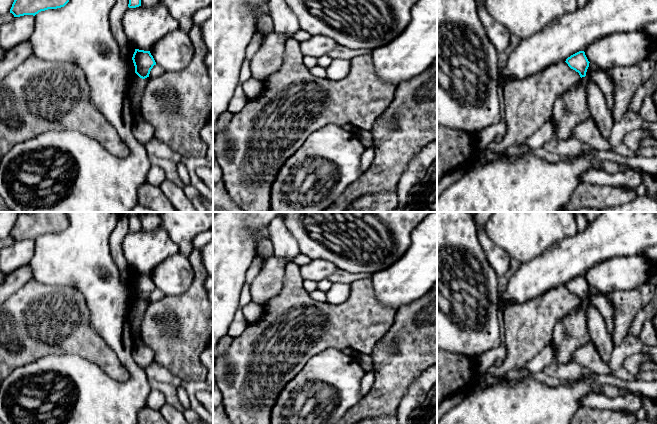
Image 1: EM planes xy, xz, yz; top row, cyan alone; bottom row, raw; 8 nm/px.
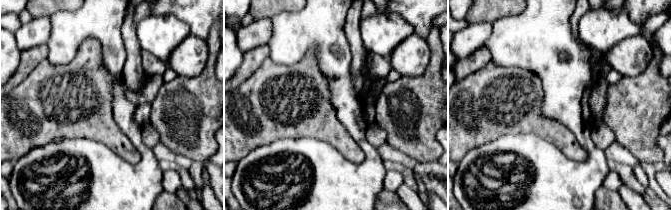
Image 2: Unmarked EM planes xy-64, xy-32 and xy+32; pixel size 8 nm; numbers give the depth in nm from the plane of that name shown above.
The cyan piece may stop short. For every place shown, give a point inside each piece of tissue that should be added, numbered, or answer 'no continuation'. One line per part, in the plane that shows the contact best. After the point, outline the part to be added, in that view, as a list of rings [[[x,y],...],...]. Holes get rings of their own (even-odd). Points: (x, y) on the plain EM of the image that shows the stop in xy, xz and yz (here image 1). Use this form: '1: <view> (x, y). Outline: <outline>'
1: xy (137, 309). Outline: [[[134,297],[130,304],[128,315],[129,323],[131,325],[132,330],[138,330],[139,334],[141,331],[144,315],[149,303],[149,301],[142,303],[136,297]]]

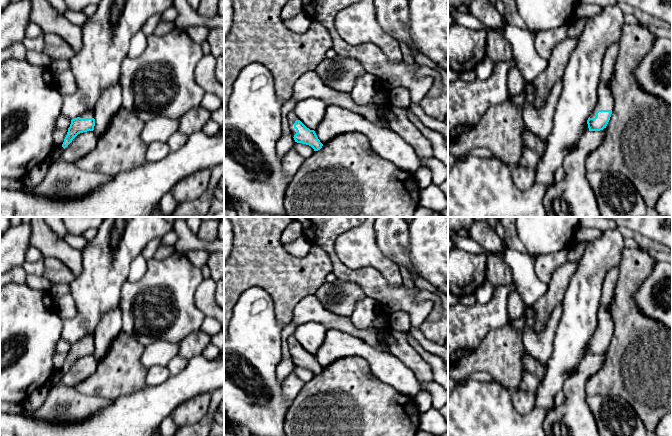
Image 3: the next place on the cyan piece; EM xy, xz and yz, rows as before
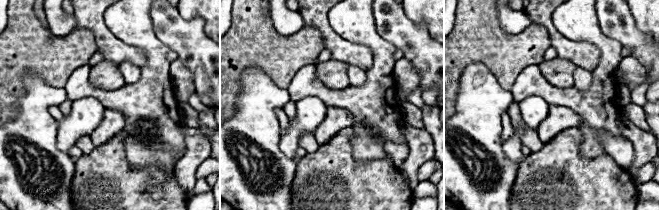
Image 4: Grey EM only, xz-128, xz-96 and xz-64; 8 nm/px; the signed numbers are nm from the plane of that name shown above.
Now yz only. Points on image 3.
1: yz (605, 324). Outline: [[[612,267],[605,276],[602,293],[600,298],[600,306],[598,309],[598,325],[594,332],[590,342],[596,341],[598,334],[612,334],[613,333],[613,321],[611,309],[609,304],[614,296],[614,290],[619,278],[619,267]]]

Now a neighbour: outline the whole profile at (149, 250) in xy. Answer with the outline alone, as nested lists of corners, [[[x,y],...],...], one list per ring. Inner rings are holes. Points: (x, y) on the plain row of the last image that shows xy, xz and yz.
[[[157,237],[149,241],[144,249],[141,252],[141,255],[148,261],[152,258],[154,258],[154,254],[159,247],[159,245],[162,244],[162,238]]]

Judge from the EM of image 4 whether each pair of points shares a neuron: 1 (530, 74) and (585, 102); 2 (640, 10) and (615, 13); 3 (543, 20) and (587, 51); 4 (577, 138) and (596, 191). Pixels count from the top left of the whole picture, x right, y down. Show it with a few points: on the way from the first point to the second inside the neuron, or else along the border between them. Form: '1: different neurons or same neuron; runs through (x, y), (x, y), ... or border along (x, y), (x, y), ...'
1: same neuron; runs through (544, 88), (553, 96), (571, 98)
2: different neurons; border along (629, 10), (635, 26), (641, 32)
3: same neuron; runs through (552, 32), (571, 51), (575, 51)
4: same neuron; runs through (574, 151), (574, 169), (583, 178)

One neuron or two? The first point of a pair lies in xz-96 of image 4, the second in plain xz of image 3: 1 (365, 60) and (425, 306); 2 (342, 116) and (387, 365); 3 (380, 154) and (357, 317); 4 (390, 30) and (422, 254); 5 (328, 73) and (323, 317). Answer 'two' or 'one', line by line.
1: one
2: one
3: two
4: two
5: two

